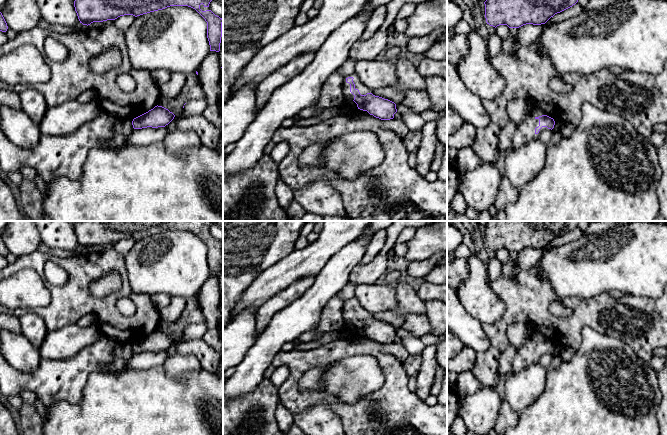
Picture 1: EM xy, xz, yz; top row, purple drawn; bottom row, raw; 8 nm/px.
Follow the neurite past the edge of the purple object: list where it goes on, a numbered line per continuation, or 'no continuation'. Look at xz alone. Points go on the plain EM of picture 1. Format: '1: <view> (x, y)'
1: xz (363, 313)

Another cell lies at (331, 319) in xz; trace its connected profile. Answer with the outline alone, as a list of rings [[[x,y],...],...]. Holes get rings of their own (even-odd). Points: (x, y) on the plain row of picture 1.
[[[338,292],[328,301],[327,305],[322,310],[316,330],[300,335],[298,340],[306,343],[312,341],[316,335],[323,335],[342,329],[346,324],[342,318],[344,304],[345,301],[343,300],[341,293]]]

